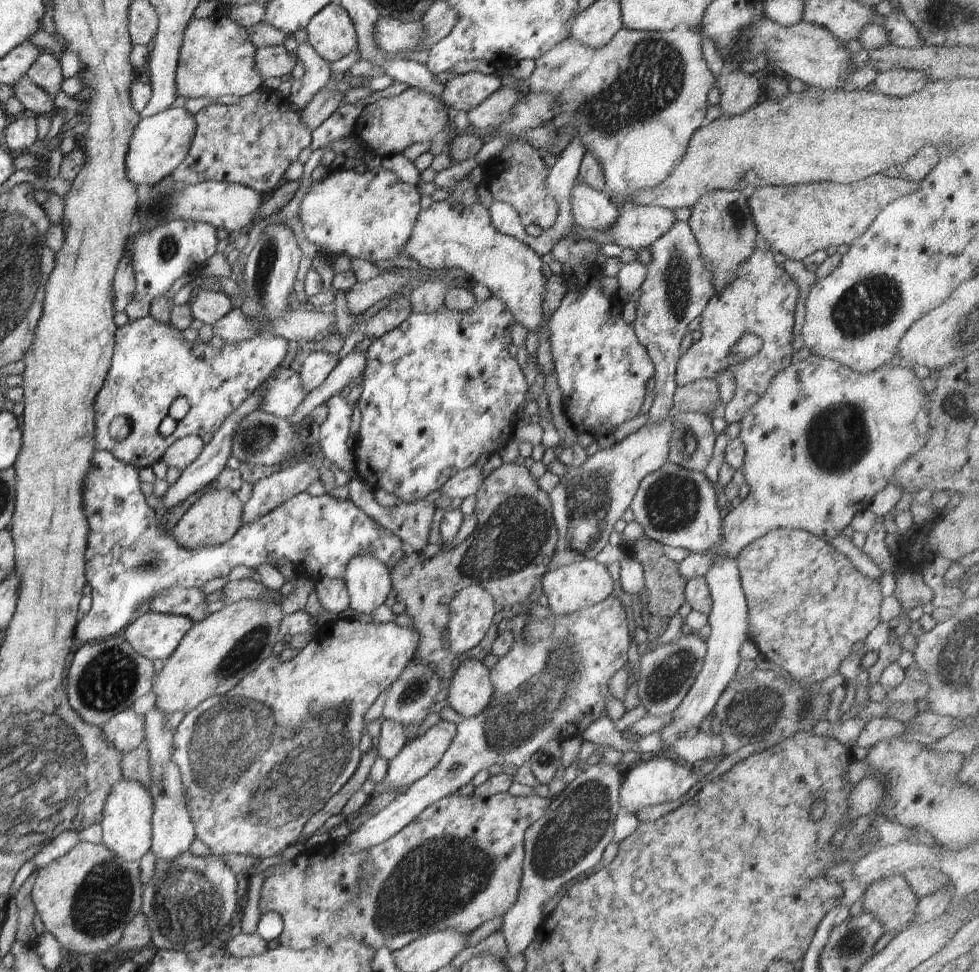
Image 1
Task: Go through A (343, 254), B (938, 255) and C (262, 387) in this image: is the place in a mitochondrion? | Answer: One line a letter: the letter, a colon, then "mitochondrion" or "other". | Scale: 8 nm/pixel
A: other
B: other
C: other

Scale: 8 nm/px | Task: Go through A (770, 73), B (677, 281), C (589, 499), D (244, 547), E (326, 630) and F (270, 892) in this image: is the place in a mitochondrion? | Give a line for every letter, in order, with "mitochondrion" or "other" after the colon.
A: other
B: mitochondrion
C: mitochondrion
D: other
E: other
F: other

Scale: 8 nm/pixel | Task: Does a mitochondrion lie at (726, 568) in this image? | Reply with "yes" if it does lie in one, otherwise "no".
no

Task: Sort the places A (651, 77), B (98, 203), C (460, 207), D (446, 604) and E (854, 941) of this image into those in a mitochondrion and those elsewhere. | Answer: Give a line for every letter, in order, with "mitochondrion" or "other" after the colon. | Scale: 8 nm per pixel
A: mitochondrion
B: other
C: other
D: other
E: mitochondrion

